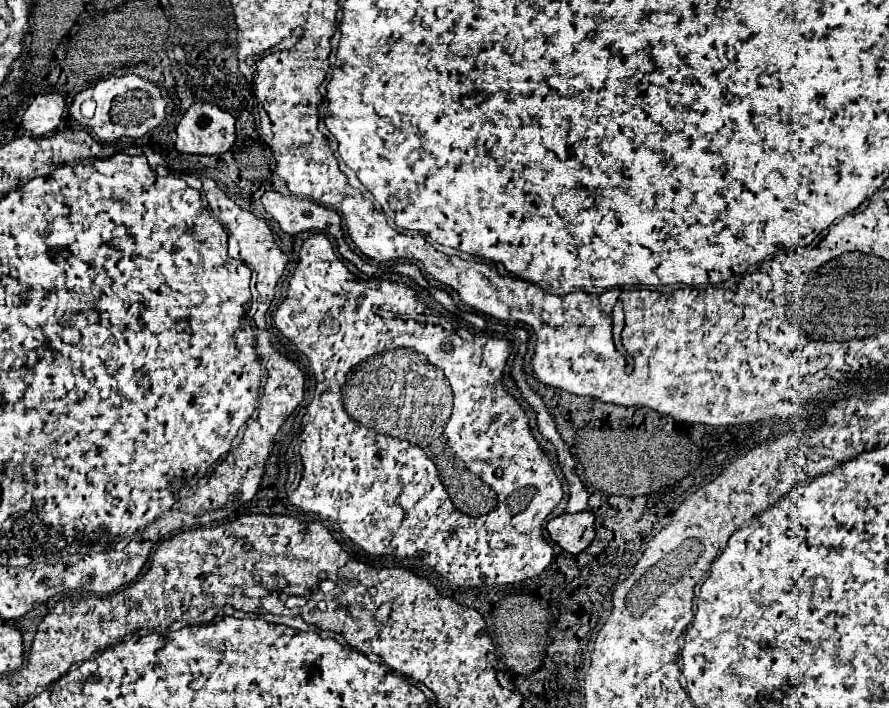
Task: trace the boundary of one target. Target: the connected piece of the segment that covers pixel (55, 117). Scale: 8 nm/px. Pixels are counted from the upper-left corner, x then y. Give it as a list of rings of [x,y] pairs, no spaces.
[[[58,92],[38,96],[38,98],[34,98],[34,102],[28,106],[28,110],[24,114],[24,128],[32,136],[44,136],[58,126],[60,118],[64,114],[64,108],[66,108],[64,96]]]

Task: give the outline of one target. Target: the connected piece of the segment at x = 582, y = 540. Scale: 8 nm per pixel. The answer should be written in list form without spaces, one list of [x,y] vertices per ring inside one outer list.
[[[584,510],[578,514],[560,514],[546,526],[550,538],[568,554],[580,554],[594,540],[594,514]]]

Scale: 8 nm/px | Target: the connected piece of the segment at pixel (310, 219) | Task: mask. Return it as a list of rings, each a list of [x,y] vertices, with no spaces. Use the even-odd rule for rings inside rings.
[[[266,192],[262,196],[262,204],[266,208],[266,212],[270,212],[274,216],[274,220],[280,224],[280,228],[286,232],[286,234],[300,234],[300,232],[306,232],[306,230],[326,230],[328,228],[328,234],[332,234],[336,240],[338,240],[338,250],[340,250],[340,256],[348,262],[352,262],[362,274],[376,274],[376,266],[370,266],[368,262],[364,262],[358,254],[354,254],[350,250],[350,246],[344,242],[344,236],[340,232],[340,216],[326,208],[326,206],[320,206],[308,198],[298,198],[298,196],[282,196],[280,192]]]

